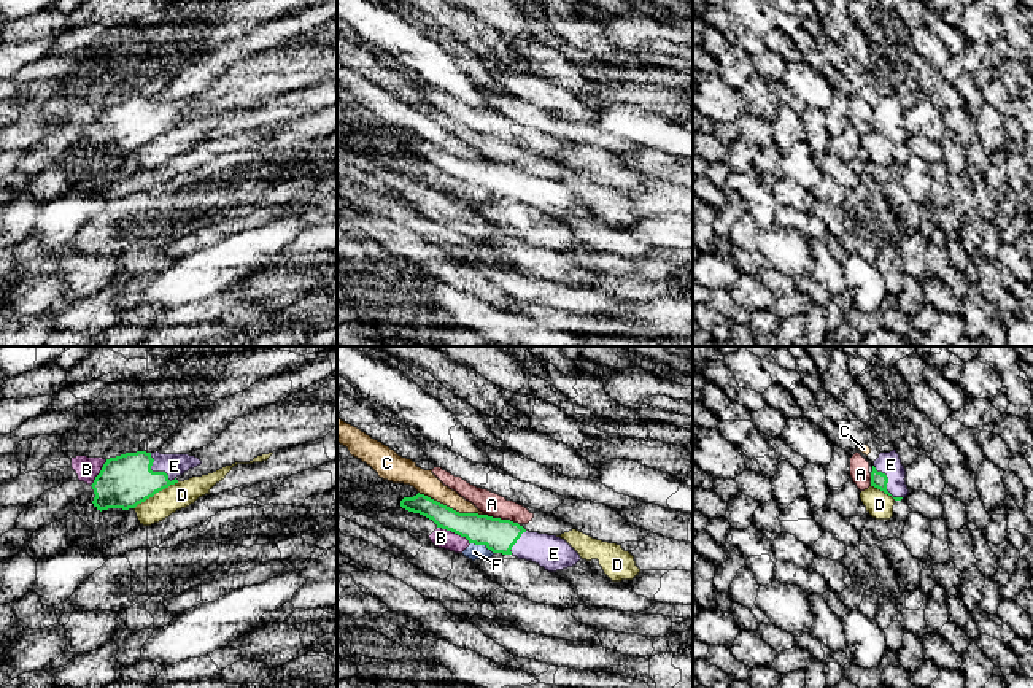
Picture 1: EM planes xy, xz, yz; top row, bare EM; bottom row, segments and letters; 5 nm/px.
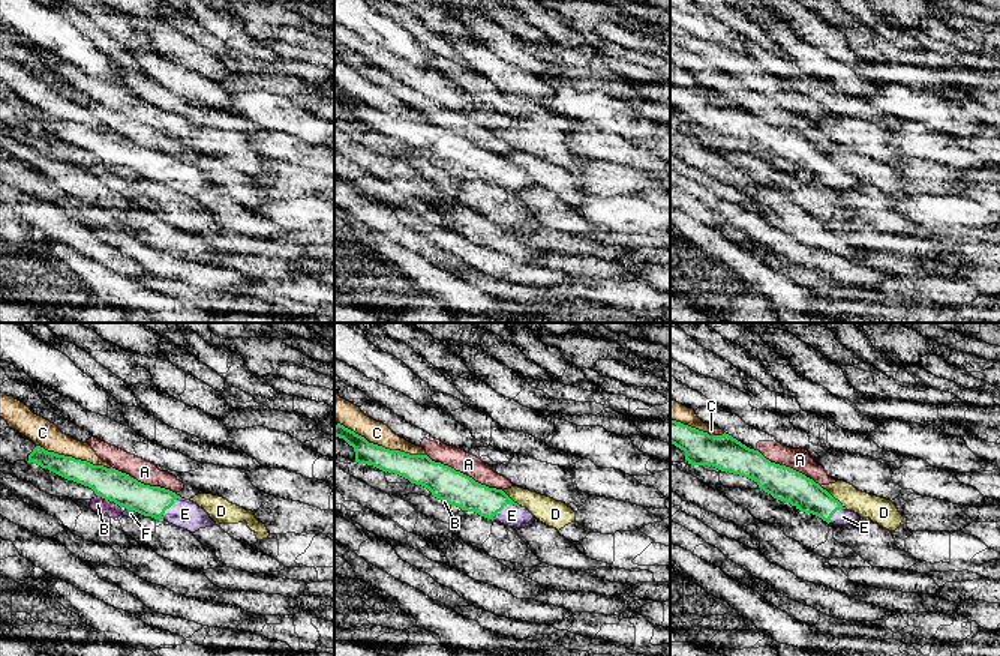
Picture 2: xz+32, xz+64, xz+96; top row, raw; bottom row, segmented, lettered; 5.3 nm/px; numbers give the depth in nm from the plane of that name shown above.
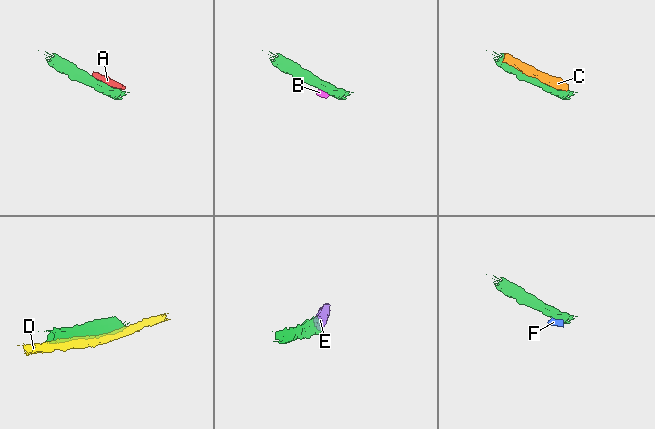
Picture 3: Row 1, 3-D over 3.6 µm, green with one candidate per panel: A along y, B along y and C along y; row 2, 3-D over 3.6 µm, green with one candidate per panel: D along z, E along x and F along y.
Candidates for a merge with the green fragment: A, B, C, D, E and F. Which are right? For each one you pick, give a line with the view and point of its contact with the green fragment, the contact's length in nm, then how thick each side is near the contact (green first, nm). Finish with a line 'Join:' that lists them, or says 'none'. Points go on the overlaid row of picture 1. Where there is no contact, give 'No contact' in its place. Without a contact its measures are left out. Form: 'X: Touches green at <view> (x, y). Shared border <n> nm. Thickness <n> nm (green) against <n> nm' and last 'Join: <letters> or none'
E: Touches green at yz (885, 485). Shared border 220 nm. Thickness 90 nm (green) against 110 nm
Join: E

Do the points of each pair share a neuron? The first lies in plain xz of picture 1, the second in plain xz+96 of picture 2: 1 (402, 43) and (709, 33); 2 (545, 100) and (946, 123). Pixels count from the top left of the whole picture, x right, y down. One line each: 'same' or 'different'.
1: same
2: different

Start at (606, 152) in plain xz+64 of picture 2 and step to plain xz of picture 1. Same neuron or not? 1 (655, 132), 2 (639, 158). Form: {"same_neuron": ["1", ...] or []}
{"same_neuron": ["2"]}

